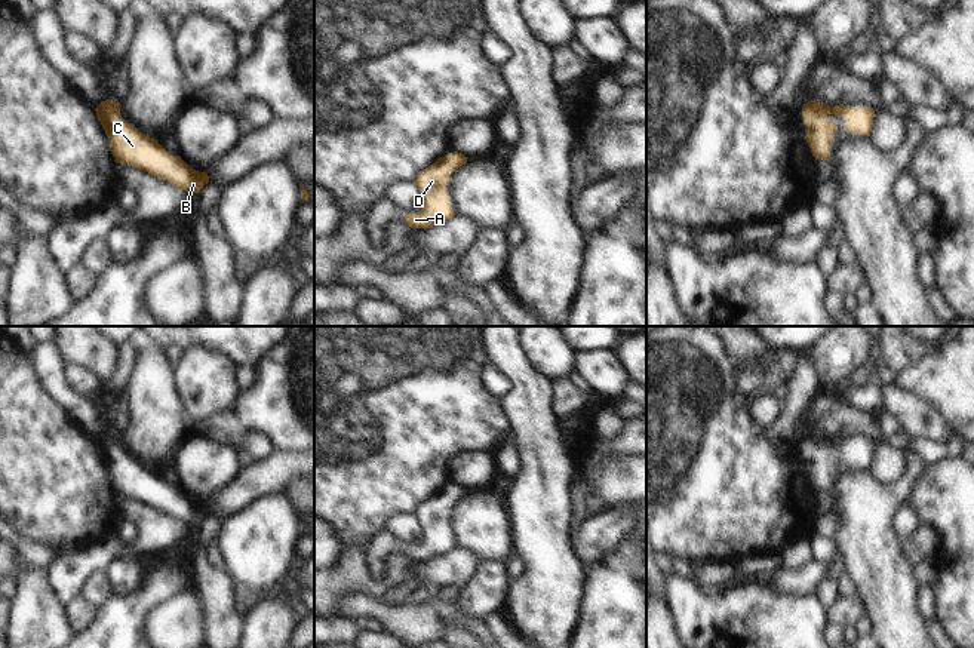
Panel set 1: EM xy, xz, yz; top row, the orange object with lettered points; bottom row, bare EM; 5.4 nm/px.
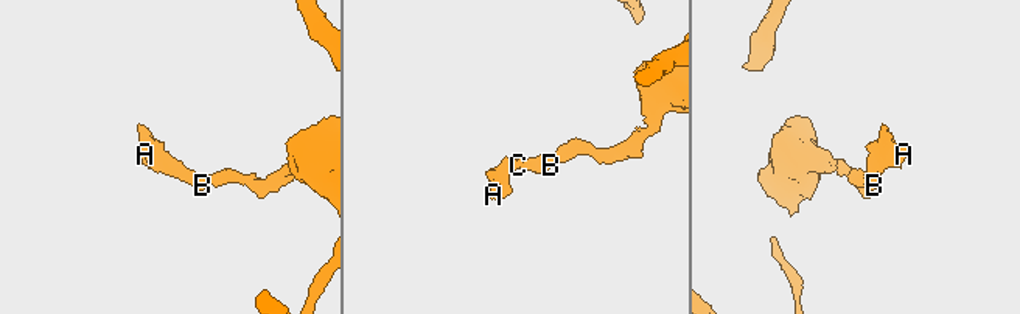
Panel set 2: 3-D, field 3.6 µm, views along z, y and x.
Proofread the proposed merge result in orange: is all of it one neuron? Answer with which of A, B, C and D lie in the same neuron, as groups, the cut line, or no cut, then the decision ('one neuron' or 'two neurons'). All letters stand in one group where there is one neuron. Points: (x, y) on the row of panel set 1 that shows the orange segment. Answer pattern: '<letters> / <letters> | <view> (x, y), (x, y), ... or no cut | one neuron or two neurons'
A B C D | no cut | one neuron

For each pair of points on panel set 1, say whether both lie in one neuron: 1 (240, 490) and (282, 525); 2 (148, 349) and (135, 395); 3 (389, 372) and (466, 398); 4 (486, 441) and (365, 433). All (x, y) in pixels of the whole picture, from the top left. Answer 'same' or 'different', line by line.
1: different
2: same
3: same
4: same

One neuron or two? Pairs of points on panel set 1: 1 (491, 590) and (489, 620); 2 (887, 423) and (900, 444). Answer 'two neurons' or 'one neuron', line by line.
1: two neurons
2: one neuron

